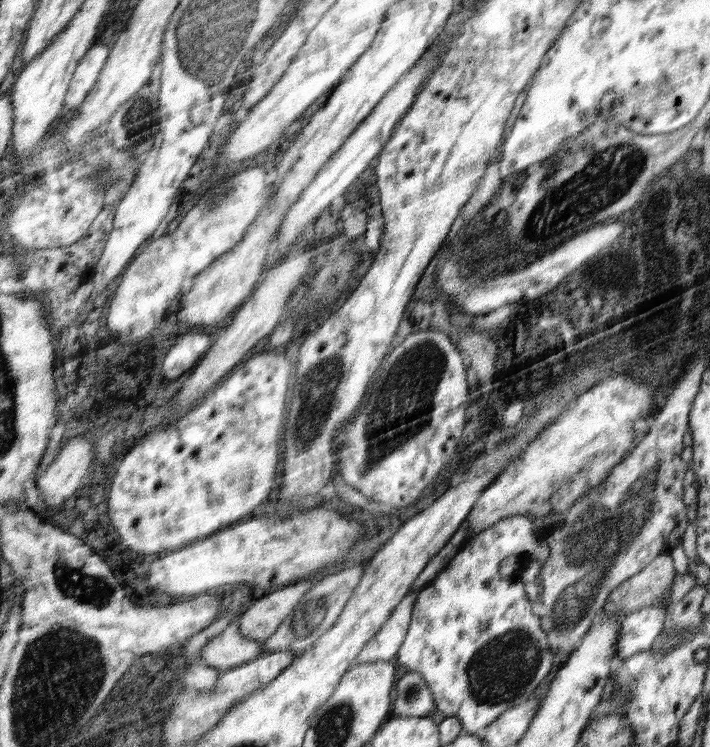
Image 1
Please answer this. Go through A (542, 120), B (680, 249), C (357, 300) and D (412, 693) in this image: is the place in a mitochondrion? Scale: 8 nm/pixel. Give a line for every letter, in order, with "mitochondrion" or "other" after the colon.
A: other
B: other
C: other
D: mitochondrion

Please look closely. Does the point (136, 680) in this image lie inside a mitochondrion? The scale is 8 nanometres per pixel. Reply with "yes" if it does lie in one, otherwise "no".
no

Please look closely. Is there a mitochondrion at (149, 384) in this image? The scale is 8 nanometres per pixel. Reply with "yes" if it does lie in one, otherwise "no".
no

